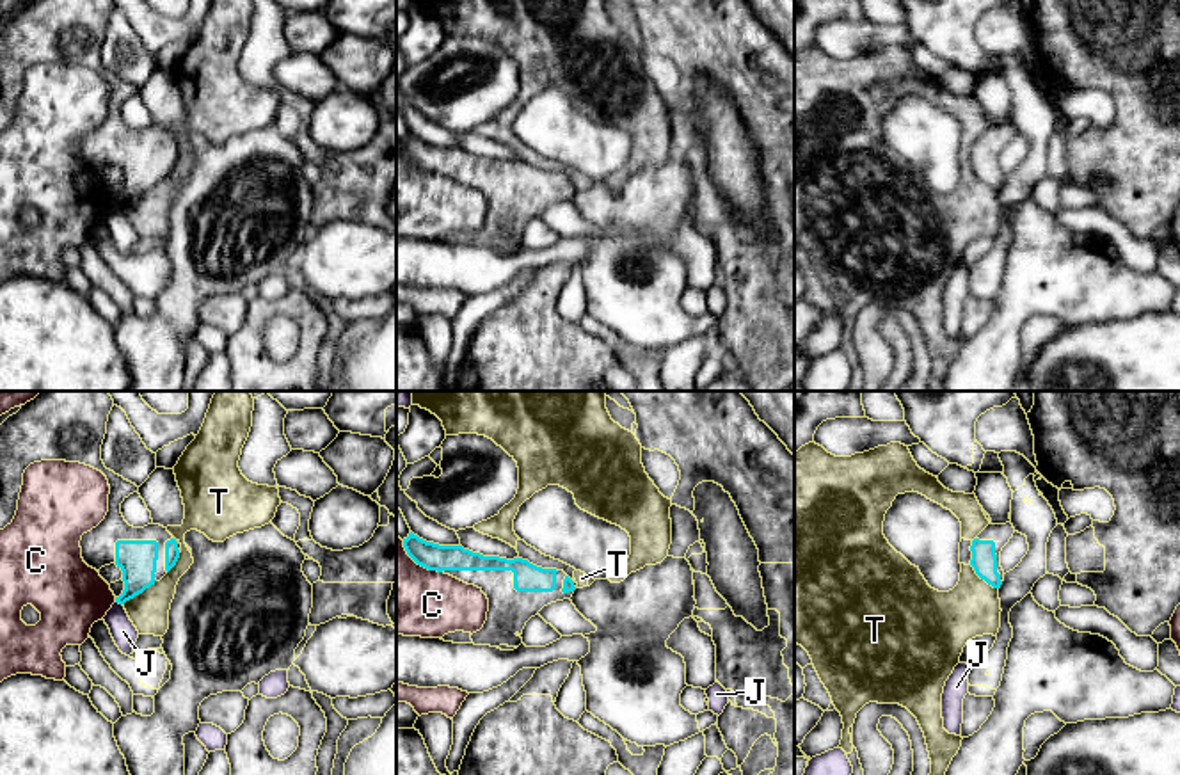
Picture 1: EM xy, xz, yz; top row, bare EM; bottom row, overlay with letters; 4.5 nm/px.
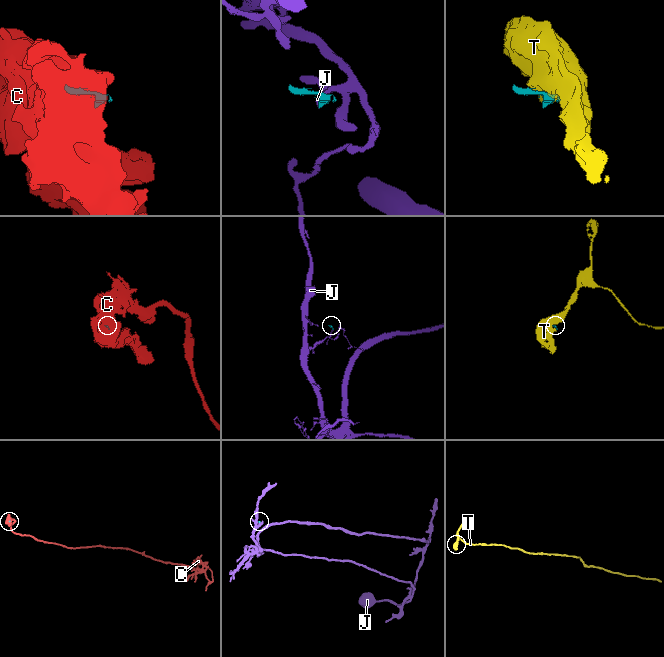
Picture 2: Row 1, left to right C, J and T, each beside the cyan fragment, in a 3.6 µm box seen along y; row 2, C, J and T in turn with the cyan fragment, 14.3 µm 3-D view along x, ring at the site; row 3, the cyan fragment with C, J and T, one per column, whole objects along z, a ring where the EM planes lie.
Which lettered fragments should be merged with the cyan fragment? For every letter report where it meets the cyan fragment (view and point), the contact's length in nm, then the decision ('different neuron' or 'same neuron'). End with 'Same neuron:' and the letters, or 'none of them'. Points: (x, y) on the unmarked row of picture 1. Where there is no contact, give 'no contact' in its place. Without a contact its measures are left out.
C: contact xz (418, 166); length 240 nm; different neuron
J: contact xy (119, 205); length 40 nm; different neuron
T: contact xy (139, 194); length 190 nm; different neuron
Same neuron: none of them

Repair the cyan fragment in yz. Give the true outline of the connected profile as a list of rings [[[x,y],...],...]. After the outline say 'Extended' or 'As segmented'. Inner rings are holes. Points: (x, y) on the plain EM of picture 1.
[[[1011,124],[988,126],[970,148],[976,176],[993,190],[1001,190],[1004,183],[1004,172],[1001,169],[1001,153],[1013,139],[1015,130]]]. Extended

